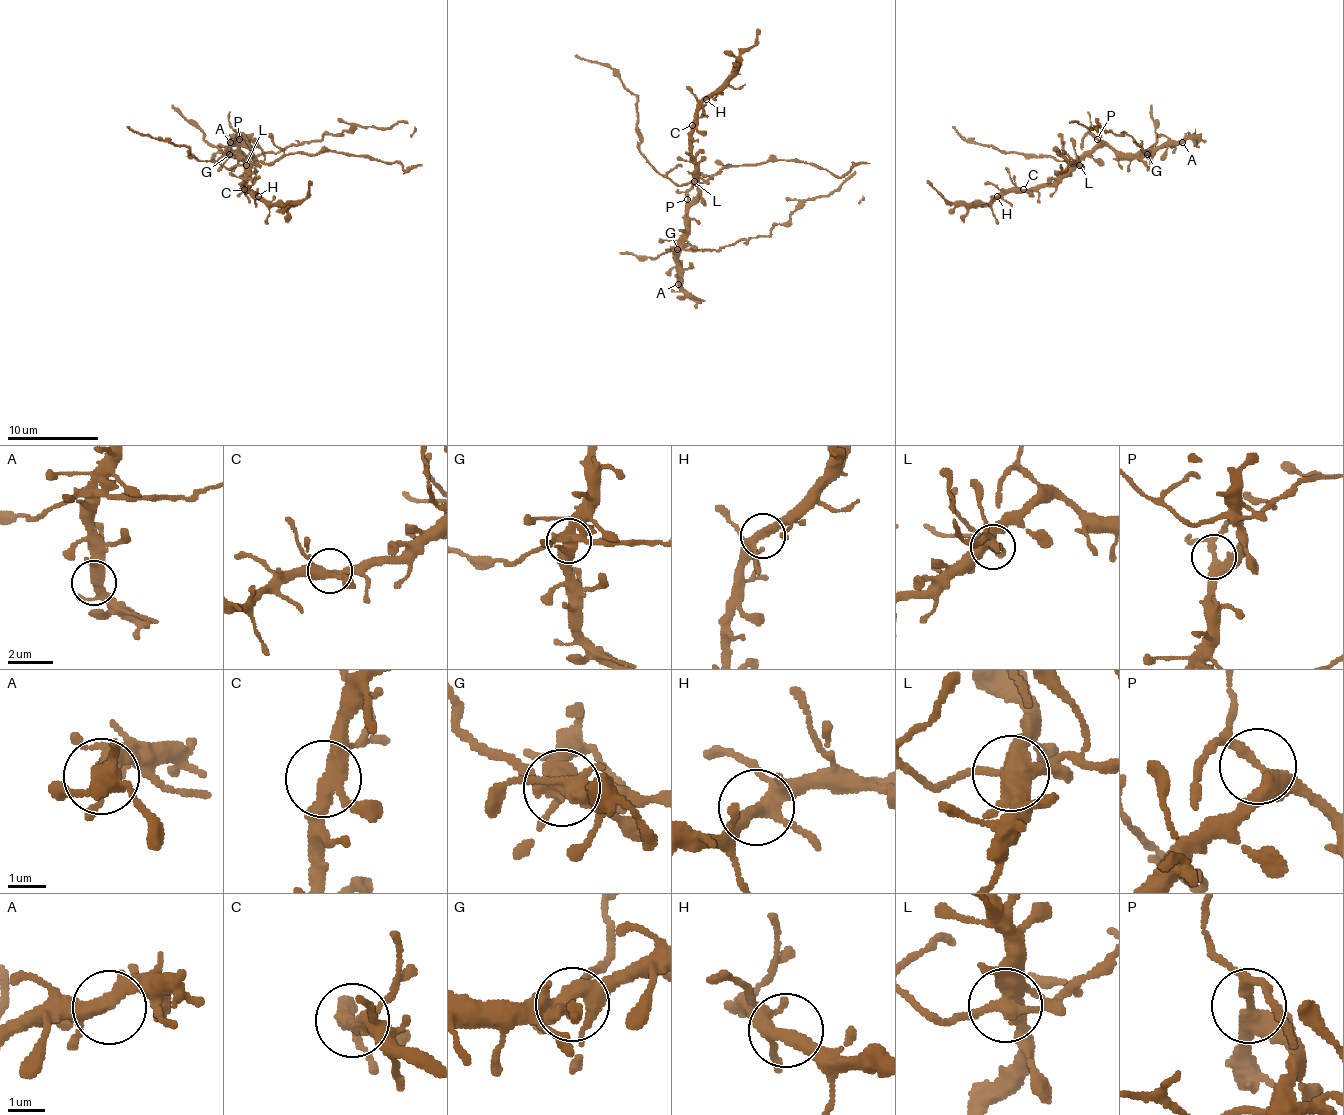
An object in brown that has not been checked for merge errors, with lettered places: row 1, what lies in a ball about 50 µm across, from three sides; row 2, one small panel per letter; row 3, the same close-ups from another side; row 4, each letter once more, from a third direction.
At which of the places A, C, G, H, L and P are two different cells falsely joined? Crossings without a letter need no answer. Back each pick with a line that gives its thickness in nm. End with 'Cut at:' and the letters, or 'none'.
G: 440 nm
L: 440 nm
P: 320 nm
Cut at: G, L, P

